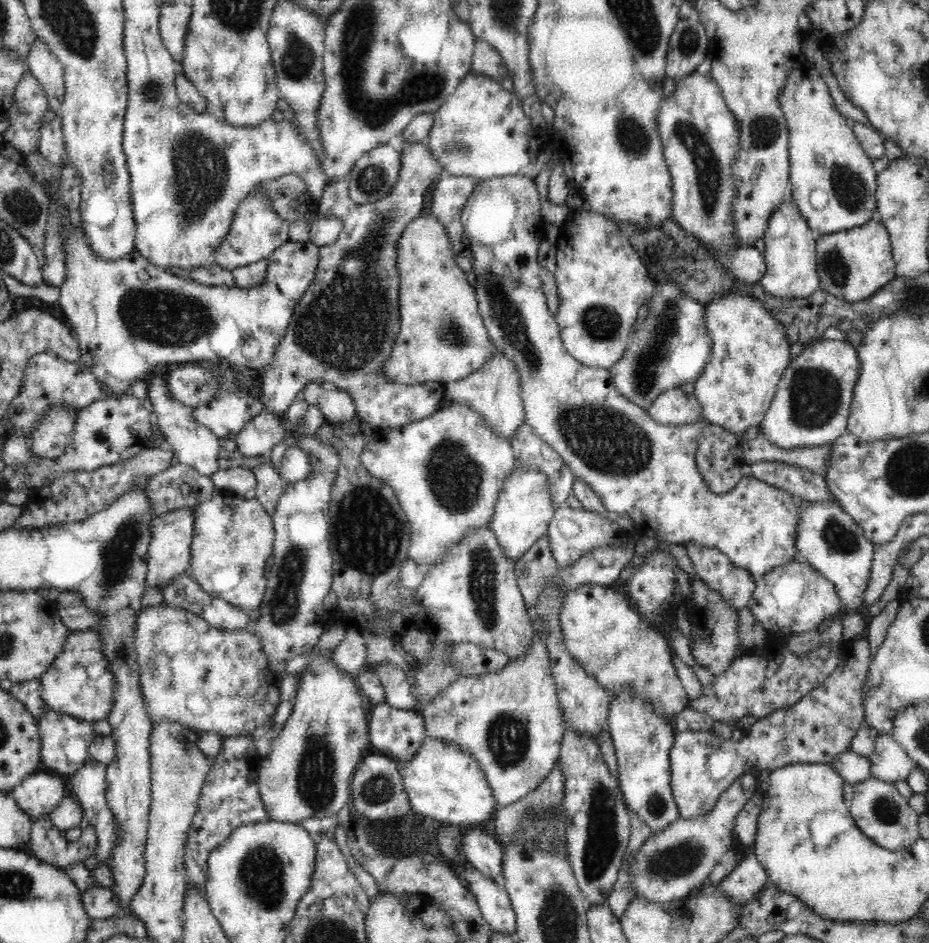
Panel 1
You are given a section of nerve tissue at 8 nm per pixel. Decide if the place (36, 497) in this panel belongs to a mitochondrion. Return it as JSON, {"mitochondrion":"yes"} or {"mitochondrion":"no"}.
{"mitochondrion":"no"}

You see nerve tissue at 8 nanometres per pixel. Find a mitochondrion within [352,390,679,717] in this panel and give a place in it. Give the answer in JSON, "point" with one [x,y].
{"point":[608,442]}

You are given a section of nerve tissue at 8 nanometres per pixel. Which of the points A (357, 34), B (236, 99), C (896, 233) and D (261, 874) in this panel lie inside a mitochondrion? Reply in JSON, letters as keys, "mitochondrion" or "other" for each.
{"A":"mitochondrion","B":"other","C":"other","D":"mitochondrion"}

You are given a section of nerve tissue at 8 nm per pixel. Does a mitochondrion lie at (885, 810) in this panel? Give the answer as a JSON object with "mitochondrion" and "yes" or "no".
{"mitochondrion":"yes"}

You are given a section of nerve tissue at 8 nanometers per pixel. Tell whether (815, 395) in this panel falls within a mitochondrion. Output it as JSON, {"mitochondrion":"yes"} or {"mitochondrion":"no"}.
{"mitochondrion":"yes"}

